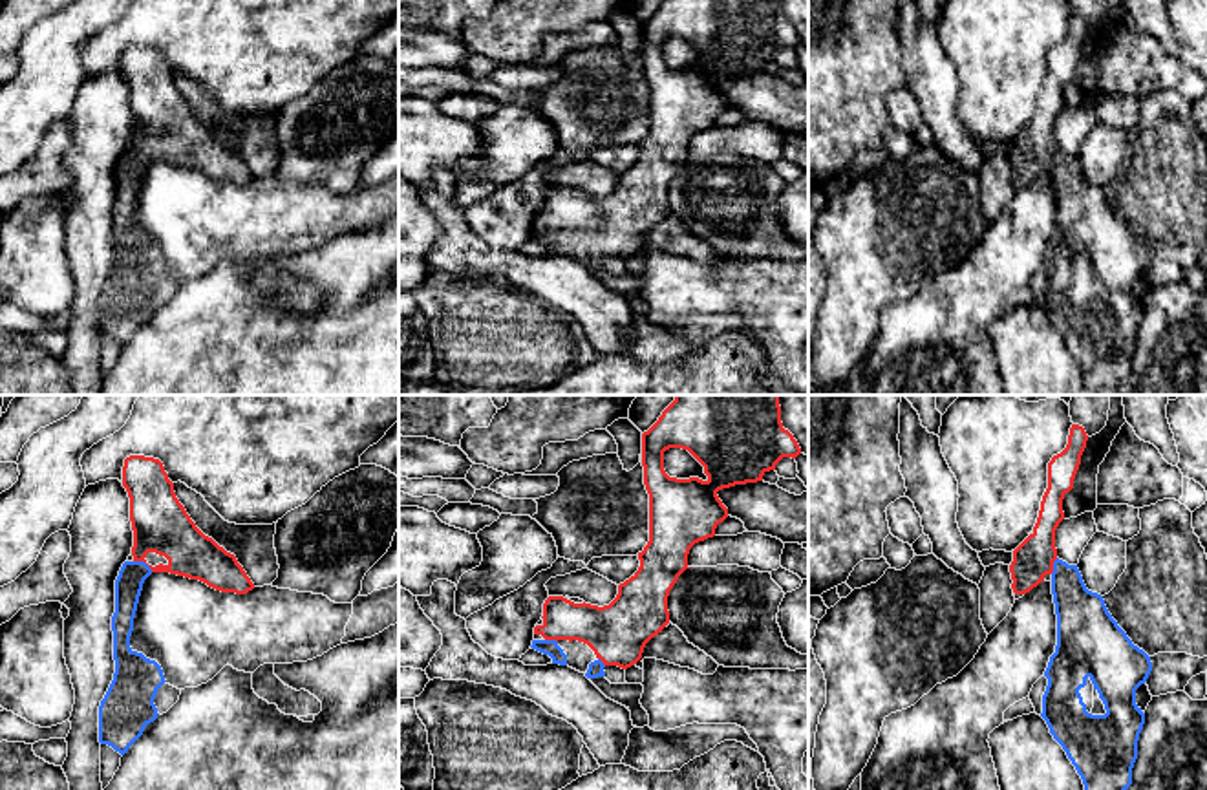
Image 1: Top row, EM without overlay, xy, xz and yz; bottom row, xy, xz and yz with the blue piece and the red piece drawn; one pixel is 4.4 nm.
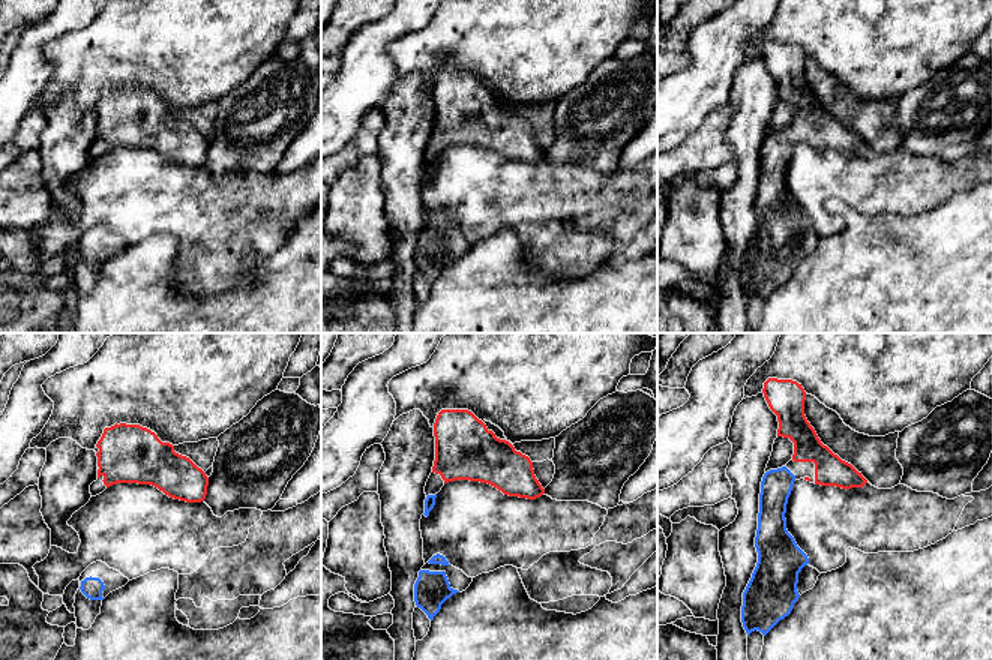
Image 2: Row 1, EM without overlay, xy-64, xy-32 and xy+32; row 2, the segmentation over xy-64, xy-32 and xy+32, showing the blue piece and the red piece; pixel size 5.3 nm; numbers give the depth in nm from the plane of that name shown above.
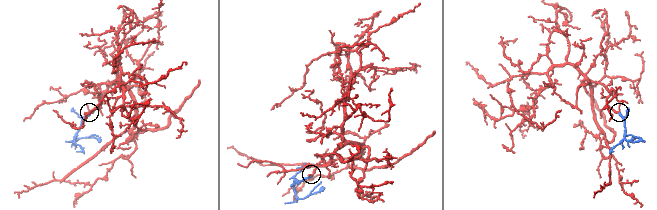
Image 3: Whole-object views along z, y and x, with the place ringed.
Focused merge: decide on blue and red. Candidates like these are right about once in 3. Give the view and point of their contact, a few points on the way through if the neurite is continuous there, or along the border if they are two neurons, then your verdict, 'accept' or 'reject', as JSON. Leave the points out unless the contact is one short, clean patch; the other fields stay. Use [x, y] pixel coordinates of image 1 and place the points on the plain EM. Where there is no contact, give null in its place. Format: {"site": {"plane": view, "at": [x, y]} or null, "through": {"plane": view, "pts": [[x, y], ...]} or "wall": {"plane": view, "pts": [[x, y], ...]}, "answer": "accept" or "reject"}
{"site": {"plane": "xy", "at": [143, 152]}, "through": {"plane": "xy", "pts": [[132, 165], [143, 152], [141, 136], [160, 112]]}, "answer": "accept"}

